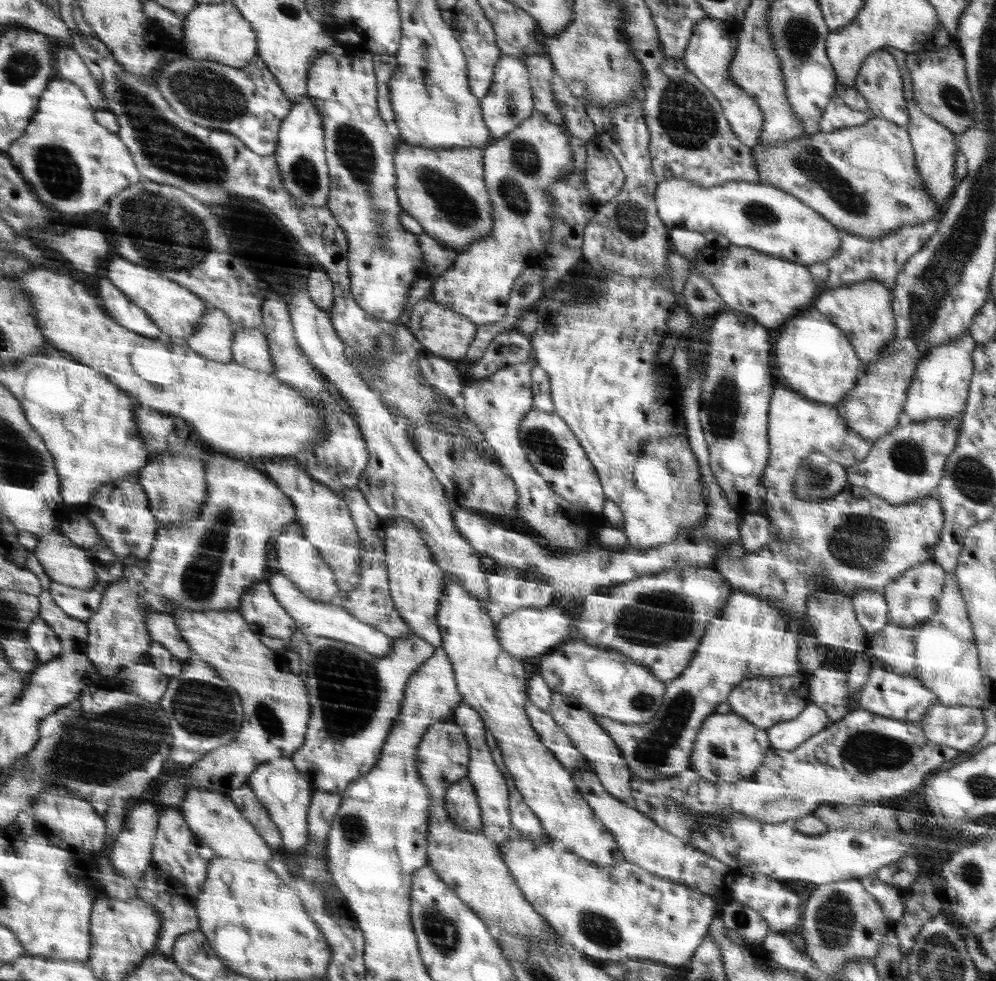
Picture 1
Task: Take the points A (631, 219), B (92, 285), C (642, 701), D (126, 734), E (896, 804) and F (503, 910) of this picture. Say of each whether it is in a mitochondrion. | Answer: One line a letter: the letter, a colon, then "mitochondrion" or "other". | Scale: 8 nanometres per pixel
A: mitochondrion
B: other
C: mitochondrion
D: mitochondrion
E: other
F: other

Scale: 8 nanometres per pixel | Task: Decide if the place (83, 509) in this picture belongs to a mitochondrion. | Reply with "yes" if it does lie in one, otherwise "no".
no

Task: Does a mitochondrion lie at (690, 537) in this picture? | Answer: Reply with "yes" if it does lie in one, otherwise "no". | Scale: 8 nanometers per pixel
no

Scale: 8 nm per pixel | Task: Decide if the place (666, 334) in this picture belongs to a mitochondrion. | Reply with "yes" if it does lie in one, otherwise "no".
no

